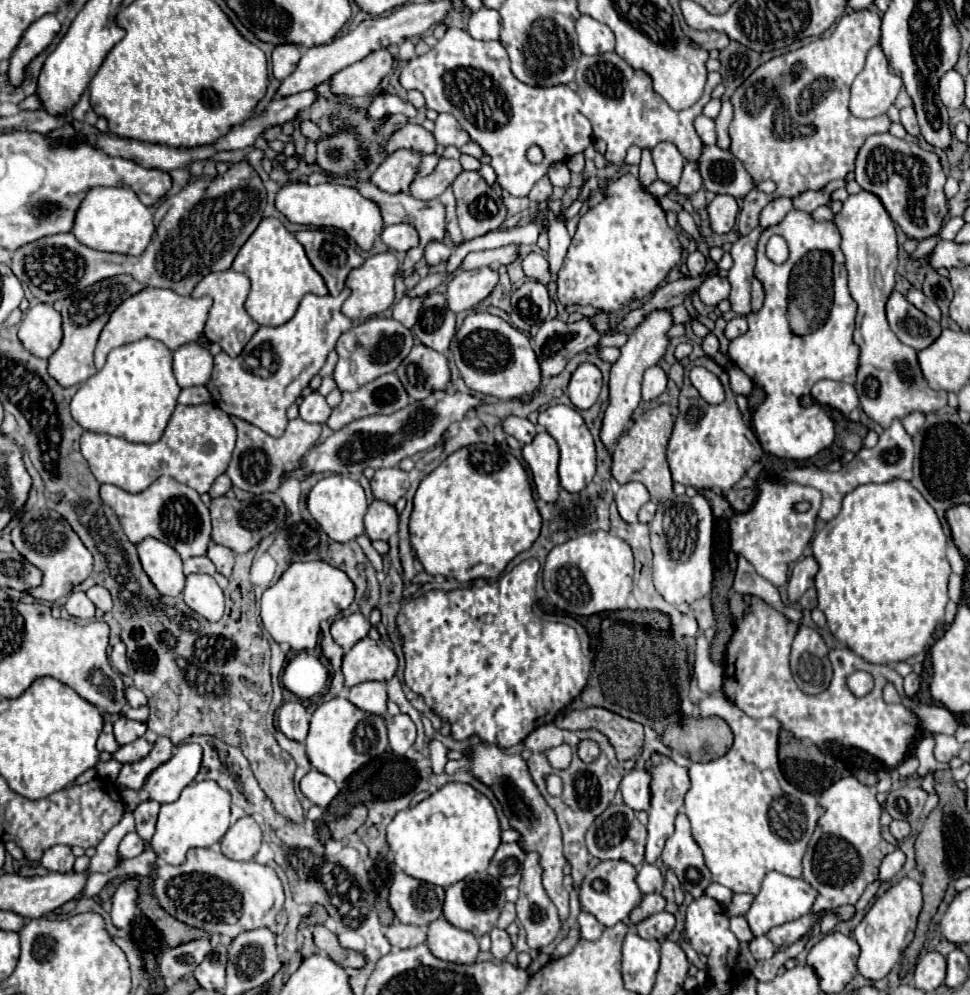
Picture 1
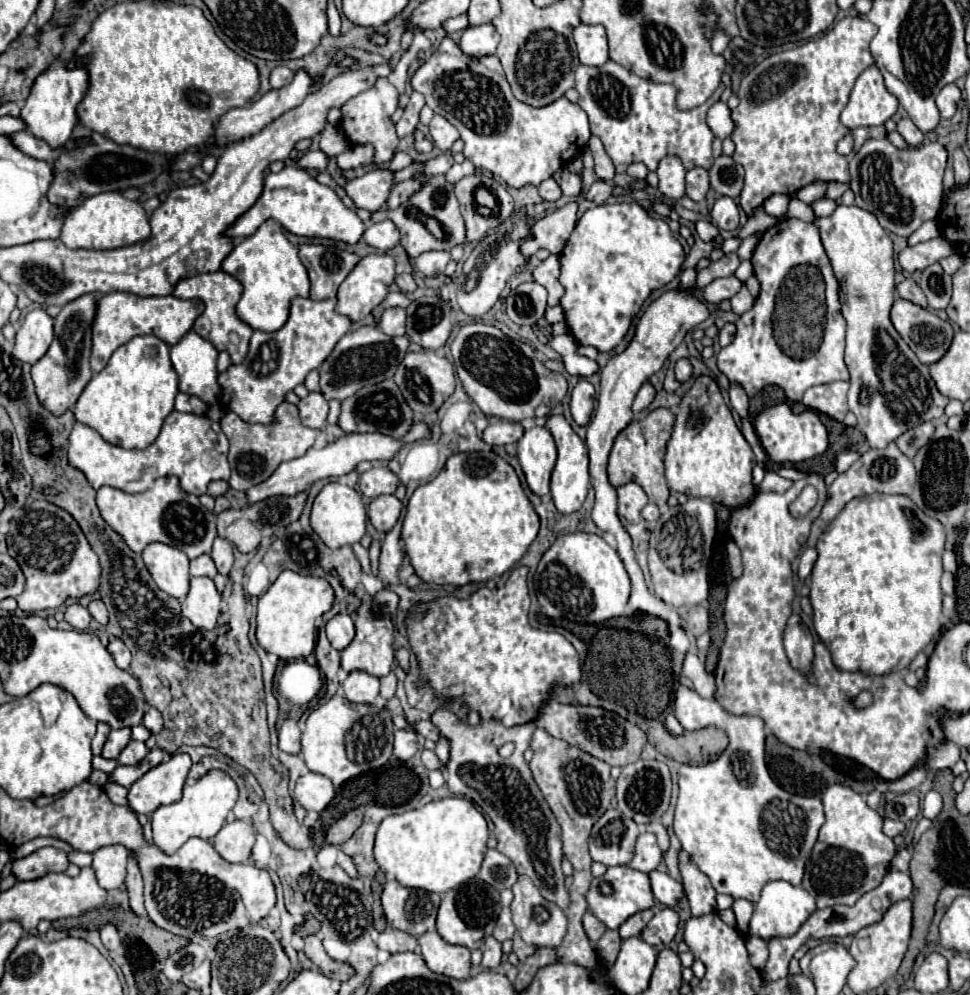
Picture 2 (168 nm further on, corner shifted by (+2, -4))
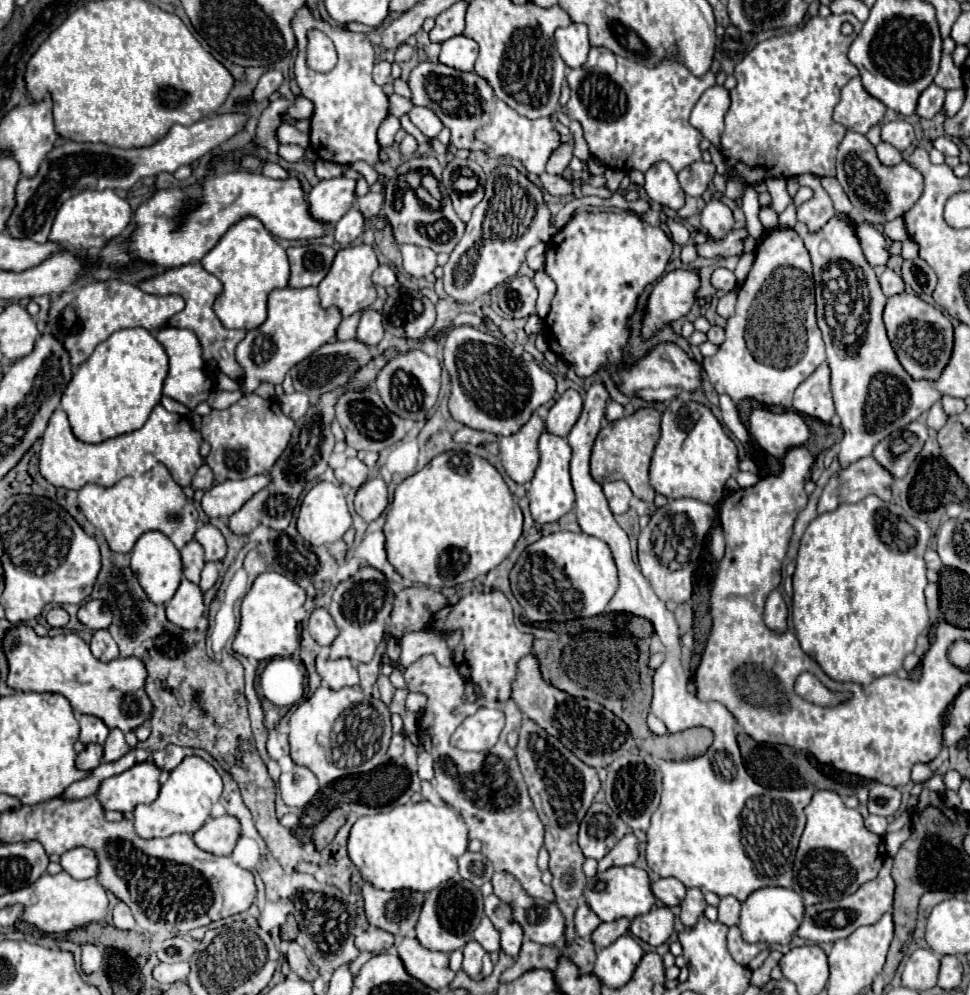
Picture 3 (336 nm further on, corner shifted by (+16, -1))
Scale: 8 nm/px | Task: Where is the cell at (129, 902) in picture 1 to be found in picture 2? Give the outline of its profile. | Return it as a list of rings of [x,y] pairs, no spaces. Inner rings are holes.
[[[106,925],[100,929],[100,939],[102,939],[102,945],[108,949],[108,951],[114,951],[122,945],[122,935],[118,933],[118,929],[114,925]]]

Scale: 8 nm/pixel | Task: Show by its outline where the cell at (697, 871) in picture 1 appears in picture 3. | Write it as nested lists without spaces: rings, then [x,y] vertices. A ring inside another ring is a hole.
[[[688,888],[688,890],[686,890],[686,898],[680,902],[680,908],[682,908],[682,912],[680,912],[682,924],[684,924],[684,926],[696,924],[698,916],[700,916],[700,914],[704,912],[704,908],[706,908],[706,902],[704,902],[702,892],[700,892],[698,888]]]

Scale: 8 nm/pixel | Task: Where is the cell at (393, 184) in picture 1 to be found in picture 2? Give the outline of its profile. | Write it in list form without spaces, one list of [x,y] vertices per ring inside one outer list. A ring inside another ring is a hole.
[[[376,169],[362,177],[346,181],[342,189],[358,209],[378,211],[388,199],[390,185],[392,185],[392,173],[386,169]]]

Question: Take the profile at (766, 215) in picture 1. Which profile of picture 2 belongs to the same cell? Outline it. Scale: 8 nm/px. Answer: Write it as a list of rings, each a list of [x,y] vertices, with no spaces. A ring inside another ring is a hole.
[[[772,195],[770,199],[766,199],[766,203],[762,207],[766,209],[766,213],[770,213],[774,217],[782,217],[788,209],[788,197],[786,195]]]

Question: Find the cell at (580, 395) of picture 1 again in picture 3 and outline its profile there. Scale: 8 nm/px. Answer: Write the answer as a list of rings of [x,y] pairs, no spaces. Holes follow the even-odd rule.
[[[568,388],[548,412],[548,418],[546,418],[548,432],[562,436],[562,438],[568,436],[568,432],[572,430],[572,426],[576,424],[576,420],[580,416],[580,412],[582,412],[582,396],[576,390]]]

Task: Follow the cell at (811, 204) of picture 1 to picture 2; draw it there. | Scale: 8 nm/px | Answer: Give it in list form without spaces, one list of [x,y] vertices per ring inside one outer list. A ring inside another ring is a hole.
[[[816,181],[816,183],[810,183],[810,185],[802,187],[800,191],[796,191],[794,197],[798,197],[798,199],[804,201],[804,203],[812,203],[812,201],[822,199],[824,191],[826,191],[826,183],[824,183],[824,181]]]

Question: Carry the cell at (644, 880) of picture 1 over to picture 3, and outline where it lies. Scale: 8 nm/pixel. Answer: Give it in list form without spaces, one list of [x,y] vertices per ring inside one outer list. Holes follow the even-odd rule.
[[[658,878],[652,882],[652,894],[666,906],[678,906],[686,896],[686,886],[676,878]]]

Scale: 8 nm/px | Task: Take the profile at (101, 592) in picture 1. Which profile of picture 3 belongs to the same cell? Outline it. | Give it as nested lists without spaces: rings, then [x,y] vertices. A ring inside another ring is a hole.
[[[90,600],[80,606],[78,620],[90,630],[100,630],[100,628],[108,628],[108,624],[112,622],[112,614],[102,600]]]

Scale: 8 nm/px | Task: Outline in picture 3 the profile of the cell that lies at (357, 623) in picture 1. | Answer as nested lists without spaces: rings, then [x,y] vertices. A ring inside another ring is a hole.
[[[316,608],[310,616],[310,636],[320,646],[330,646],[338,636],[338,628],[326,608]]]

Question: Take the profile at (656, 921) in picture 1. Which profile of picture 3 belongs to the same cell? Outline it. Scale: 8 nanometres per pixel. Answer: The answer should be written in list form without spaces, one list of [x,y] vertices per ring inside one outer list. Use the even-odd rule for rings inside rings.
[[[654,906],[650,912],[640,914],[630,924],[630,934],[650,946],[664,944],[674,930],[674,914],[668,906]]]

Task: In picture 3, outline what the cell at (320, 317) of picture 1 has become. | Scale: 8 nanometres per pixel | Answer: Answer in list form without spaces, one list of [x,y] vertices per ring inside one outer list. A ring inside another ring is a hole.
[[[316,288],[272,290],[268,296],[266,322],[256,330],[246,332],[244,340],[236,346],[236,362],[244,370],[244,378],[240,380],[240,392],[250,394],[262,382],[282,384],[290,368],[294,368],[298,362],[308,358],[322,344],[334,340],[340,322],[342,316],[338,308],[324,310],[320,306]]]

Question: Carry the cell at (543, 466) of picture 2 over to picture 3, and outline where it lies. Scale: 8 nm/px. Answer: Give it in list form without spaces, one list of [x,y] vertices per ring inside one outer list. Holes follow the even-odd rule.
[[[532,414],[530,420],[510,436],[500,438],[500,458],[506,474],[518,482],[528,484],[538,466],[538,438],[544,430],[544,424],[538,414]]]

